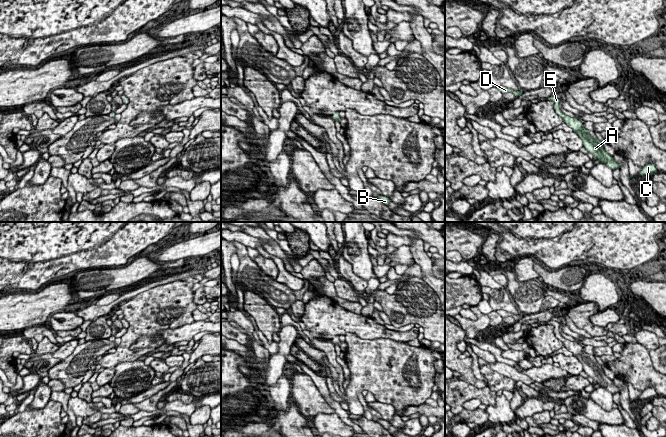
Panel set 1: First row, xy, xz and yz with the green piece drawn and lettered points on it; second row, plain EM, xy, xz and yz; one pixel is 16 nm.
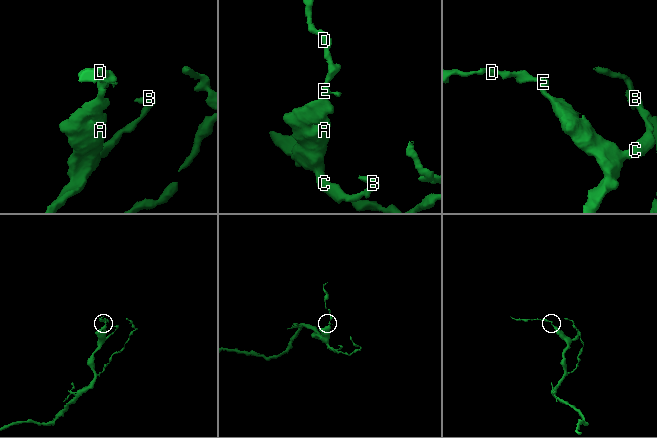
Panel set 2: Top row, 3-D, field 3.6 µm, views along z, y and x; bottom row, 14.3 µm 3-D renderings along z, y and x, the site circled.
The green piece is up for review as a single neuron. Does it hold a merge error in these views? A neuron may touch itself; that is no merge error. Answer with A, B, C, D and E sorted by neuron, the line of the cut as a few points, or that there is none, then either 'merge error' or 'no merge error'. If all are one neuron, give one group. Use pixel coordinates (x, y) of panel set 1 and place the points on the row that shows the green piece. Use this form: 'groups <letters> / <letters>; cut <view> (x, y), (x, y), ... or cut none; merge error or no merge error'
groups A B C D E; cut none; no merge error

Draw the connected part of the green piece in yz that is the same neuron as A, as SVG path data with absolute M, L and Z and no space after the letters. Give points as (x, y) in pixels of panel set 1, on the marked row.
M549 96L546 99L554 102L555 112L563 119L564 123L566 123L570 128L572 128L573 132L576 133L582 139L583 147L588 151L588 153L591 153L599 163L606 164L612 170L615 170L617 168L620 170L621 164L616 162L613 156L611 156L605 151L603 143L597 138L597 136L595 135L595 139L591 140L591 131L585 129L583 127L584 124L580 120L564 114L559 109L559 98Z

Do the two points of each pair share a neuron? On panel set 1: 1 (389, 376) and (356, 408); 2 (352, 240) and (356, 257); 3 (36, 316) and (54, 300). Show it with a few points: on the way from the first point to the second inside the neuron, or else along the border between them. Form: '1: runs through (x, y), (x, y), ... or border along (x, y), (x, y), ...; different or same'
1: runs through (376, 376), (370, 376), (354, 392), (354, 395); same
2: runs through (355, 244), (356, 253); same
3: runs through (40, 312), (50, 302); same

